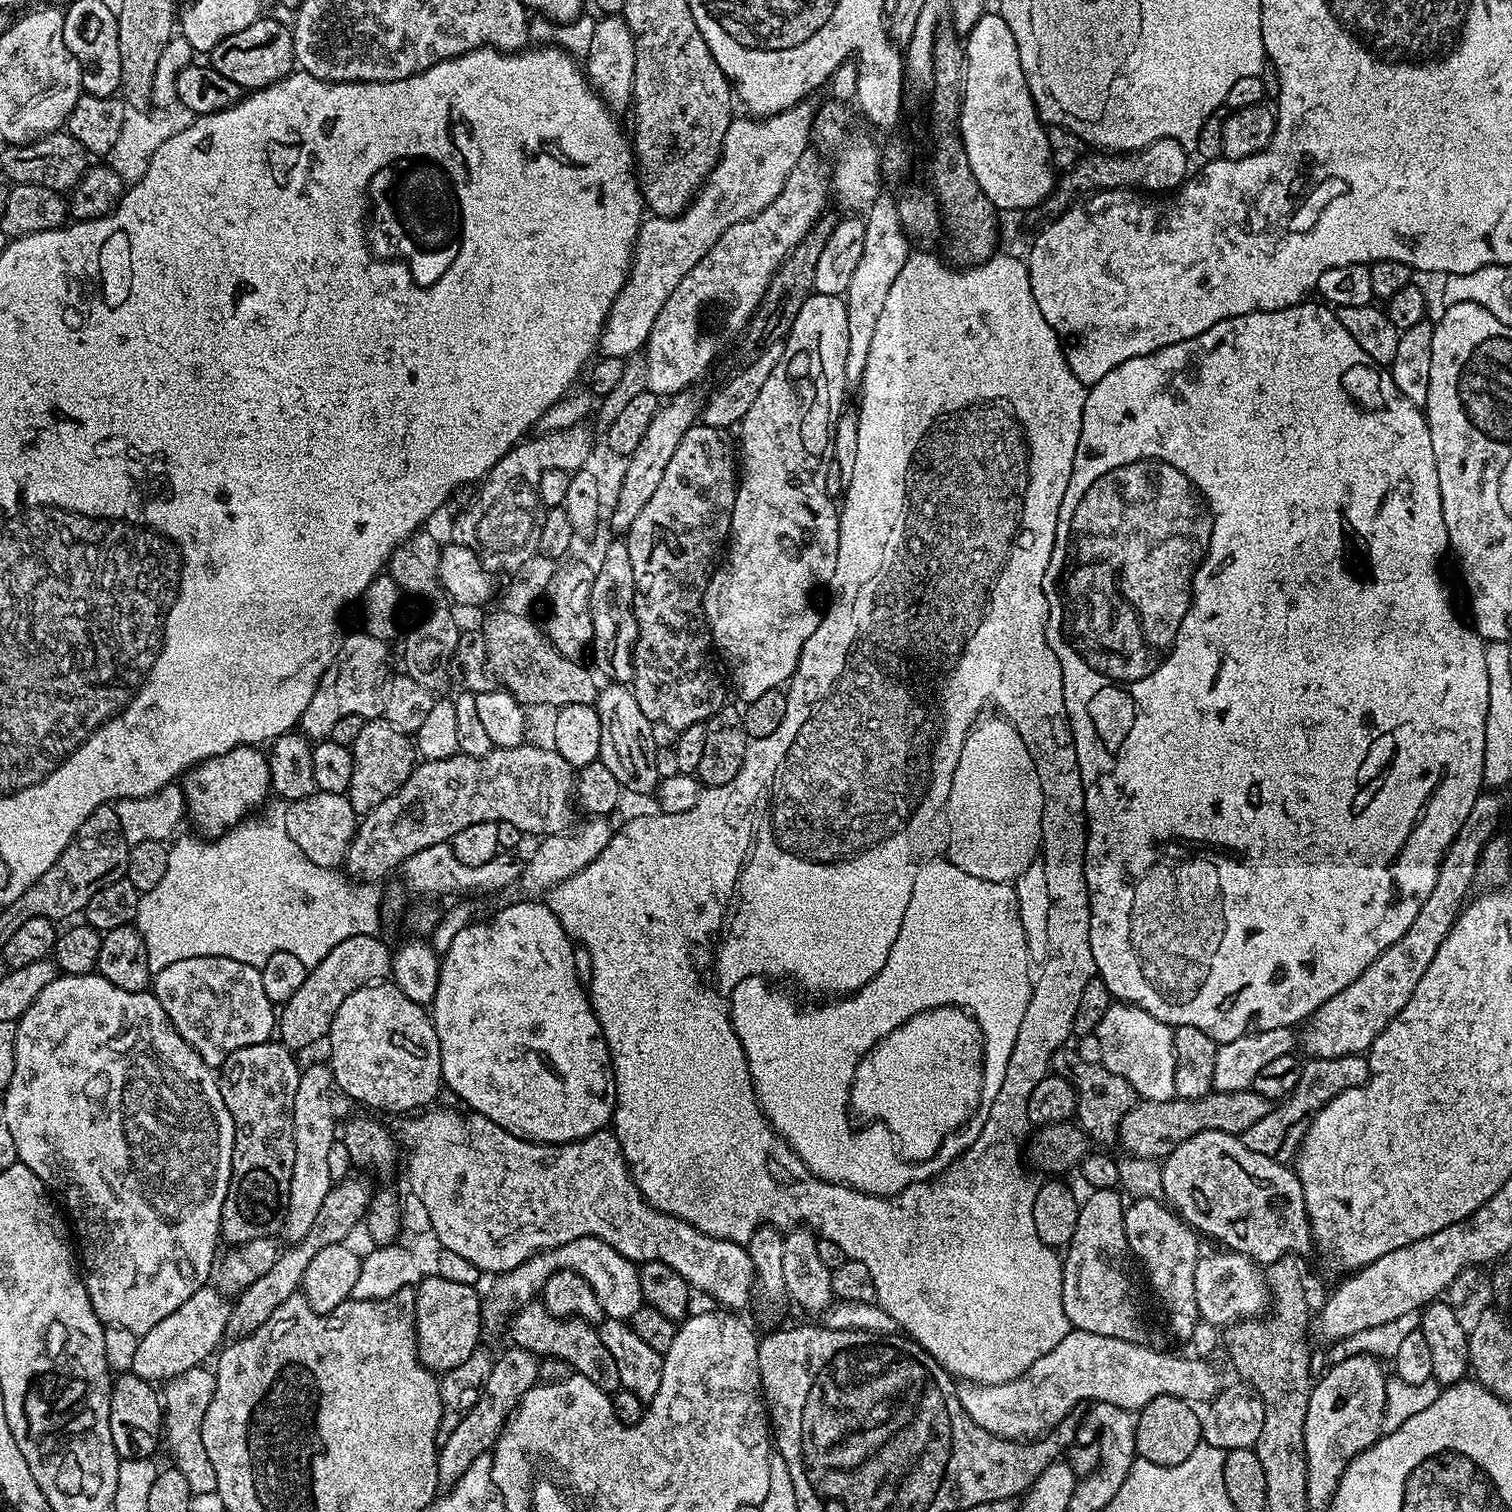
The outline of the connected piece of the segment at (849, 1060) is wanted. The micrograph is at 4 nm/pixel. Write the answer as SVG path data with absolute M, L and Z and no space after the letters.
M933 863L924 868L920 879L916 881L915 897L912 900L912 908L907 906L908 920L904 920L904 932L900 932L900 940L896 943L896 948L892 948L892 960L888 960L888 968L880 972L880 980L870 978L864 986L856 992L845 995L843 998L832 998L829 1004L799 1004L796 1000L791 1000L780 988L775 988L775 983L769 982L762 976L751 976L743 979L728 995L728 1014L734 1030L738 1034L738 1042L746 1054L746 1062L750 1070L752 1086L756 1089L756 1101L760 1103L760 1108L764 1116L768 1119L772 1129L782 1137L787 1144L798 1154L798 1158L809 1170L815 1174L819 1180L829 1180L831 1184L844 1184L847 1188L853 1188L859 1192L865 1192L867 1196L896 1196L902 1190L906 1190L916 1180L924 1180L930 1176L930 1168L924 1162L909 1162L898 1155L897 1145L891 1130L885 1124L879 1122L868 1122L863 1126L853 1126L844 1108L845 1097L848 1091L848 1081L851 1080L853 1067L858 1066L858 1057L865 1053L872 1044L872 1040L883 1035L889 1028L895 1027L904 1020L905 1016L913 1013L930 1011L932 1008L963 1008L984 1026L984 1033L987 1036L987 1057L982 1066L982 1078L980 1079L980 1103L981 1109L987 1110L994 1106L998 1098L998 1090L1002 1090L1002 1082L1006 1082L1006 1070L1010 1066L1010 1054L1018 1042L1018 1029L1020 1029L1020 1019L1024 1016L1026 1008L1030 1006L1032 989L1034 987L1034 976L1028 973L1030 961L1028 959L1028 947L1026 946L1026 930L1022 930L1022 918L1018 914L1018 894L1011 883L985 883L972 879L971 876L955 871L949 864Z

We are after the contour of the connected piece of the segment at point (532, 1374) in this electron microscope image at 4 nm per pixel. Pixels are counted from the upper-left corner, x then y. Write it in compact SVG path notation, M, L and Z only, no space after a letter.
M508 1346L508 1349L492 1361L492 1369L484 1383L484 1389L480 1391L478 1402L461 1420L454 1430L443 1437L439 1445L436 1457L438 1458L439 1487L447 1490L458 1482L474 1458L491 1453L496 1447L496 1439L504 1431L505 1424L511 1418L512 1413L520 1405L520 1397L524 1396L539 1381L540 1360L533 1352L527 1352L524 1348Z

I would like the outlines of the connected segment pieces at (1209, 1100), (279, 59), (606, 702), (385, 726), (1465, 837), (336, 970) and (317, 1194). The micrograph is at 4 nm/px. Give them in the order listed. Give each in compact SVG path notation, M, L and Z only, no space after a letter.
M1251 1088L1233 1092L1213 1090L1207 1096L1199 1096L1193 1100L1140 1100L1122 1118L1118 1144L1125 1148L1128 1156L1159 1161L1182 1142L1194 1138L1194 1134L1225 1132L1231 1136L1243 1137L1244 1132L1257 1122L1262 1122L1262 1118L1266 1118L1266 1114L1270 1114L1273 1107L1273 1101L1262 1098L1262 1094L1252 1091Z
M261 18L246 30L230 34L210 53L210 67L218 70L222 78L230 78L242 90L259 90L278 82L283 76L293 71L296 55L292 49L292 30L287 23L279 24L276 20Z
M605 683L599 689L594 705L600 725L602 726L602 742L600 743L600 758L606 770L618 778L621 789L637 792L644 796L655 793L658 777L655 770L655 752L658 740L652 731L652 721L642 714L642 706L638 706L636 695L631 687L623 683Z
M379 718L365 722L350 747L354 758L354 774L350 774L346 795L355 812L363 814L374 810L378 802L386 802L386 798L390 798L390 794L394 794L394 790L406 782L414 767L414 744L405 733L394 730L390 722Z
M1484 790L1474 806L1470 806L1470 814L1466 814L1466 822L1462 822L1462 830L1450 842L1446 854L1438 868L1438 882L1434 882L1434 890L1430 898L1418 910L1418 918L1410 922L1410 930L1394 946L1390 946L1346 990L1334 994L1330 1002L1322 1002L1318 1010L1303 1025L1303 1055L1317 1060L1318 1058L1338 1058L1339 1056L1358 1056L1367 1053L1372 1047L1374 1038L1390 1026L1390 1022L1400 1013L1402 1006L1410 1002L1410 994L1422 982L1422 974L1426 974L1426 966L1434 962L1434 954L1438 954L1438 946L1446 938L1446 934L1454 926L1454 922L1464 911L1469 899L1468 891L1474 888L1476 871L1484 847L1497 835L1496 827L1500 824L1500 815L1504 812L1504 800L1499 791Z
M354 935L346 938L338 946L334 946L318 966L309 969L301 989L279 1011L277 1029L282 1044L295 1052L317 1045L320 1039L327 1037L338 1007L342 1006L350 994L368 984L379 983L391 975L393 951L380 939L377 935Z
M327 1063L312 1064L301 1071L298 1094L294 1094L294 1174L290 1174L290 1198L282 1229L282 1236L288 1239L289 1245L297 1244L310 1234L310 1226L314 1218L318 1218L318 1210L334 1183L330 1174L330 1146L338 1143L338 1124L336 1128L332 1092L334 1081Z

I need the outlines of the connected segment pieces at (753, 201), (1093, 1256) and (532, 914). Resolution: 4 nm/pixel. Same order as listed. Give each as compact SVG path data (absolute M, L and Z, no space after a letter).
M804 102L795 104L793 108L786 108L776 116L747 118L748 120L740 120L740 118L733 119L732 125L726 130L726 138L722 142L722 150L720 151L718 162L714 166L711 174L704 180L703 186L700 187L699 192L697 192L695 198L689 204L688 209L680 213L679 216L649 215L641 223L640 233L636 235L636 243L632 253L632 266L628 273L628 280L622 286L618 298L614 298L612 308L608 312L608 317L604 323L604 331L599 342L599 347L602 349L603 355L627 358L639 353L647 345L650 330L654 326L658 314L662 314L662 306L666 306L666 298L670 298L670 294L674 294L674 290L678 287L678 282L682 282L682 278L686 278L686 274L690 274L690 270L694 270L694 266L698 266L698 262L702 262L702 258L706 258L706 254L714 246L714 242L718 242L718 238L722 238L722 234L726 234L726 230L730 230L730 226L734 226L738 222L742 222L751 216L757 216L762 210L766 210L766 206L770 206L770 202L774 202L774 198L778 198L778 194L782 194L782 186L786 186L786 178L790 178L790 170L794 170L794 166L798 166L798 158L802 158L804 153L809 151L810 144L808 144L808 139L811 141L814 136L816 112L813 109L808 109L806 105L807 103Z
M1097 1188L1087 1194L1089 1196L1083 1197L1080 1206L1078 1226L1074 1226L1072 1240L1062 1256L1062 1310L1066 1310L1068 1323L1075 1331L1139 1341L1140 1312L1136 1309L1135 1302L1128 1297L1128 1283L1131 1282L1132 1276L1124 1265L1124 1259L1129 1259L1130 1256L1124 1229L1125 1201L1120 1201L1121 1193L1116 1188Z
M535 899L523 900L501 907L489 920L480 920L477 924L466 923L442 955L438 990L430 1005L430 1015L438 1034L440 1074L447 1091L449 1088L462 1103L468 1104L464 1106L480 1116L490 1118L490 1122L502 1126L502 1130L523 1140L535 1140L537 1144L568 1144L595 1132L603 1132L611 1125L612 1116L616 1112L616 1079L612 1073L612 1055L602 1034L602 1026L592 1009L589 993L576 973L573 941L565 934L564 927L549 910L547 903Z

